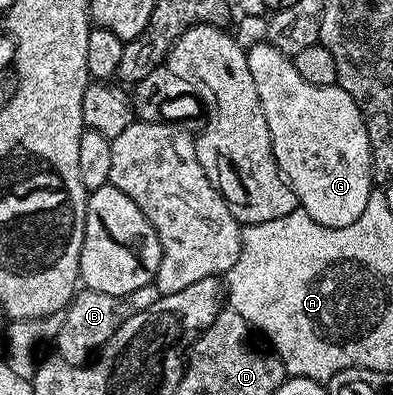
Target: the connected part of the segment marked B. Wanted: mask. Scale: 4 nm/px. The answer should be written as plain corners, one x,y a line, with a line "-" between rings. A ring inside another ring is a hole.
156,283
143,286
139,290
131,290
131,294
126,296
99,294
88,290
78,291
63,313
65,321
55,339
56,355
71,365
84,365
94,353
105,347
105,343
113,337
115,330
119,330
119,326
123,326
127,317
142,312
147,306
153,306
160,296
162,294

